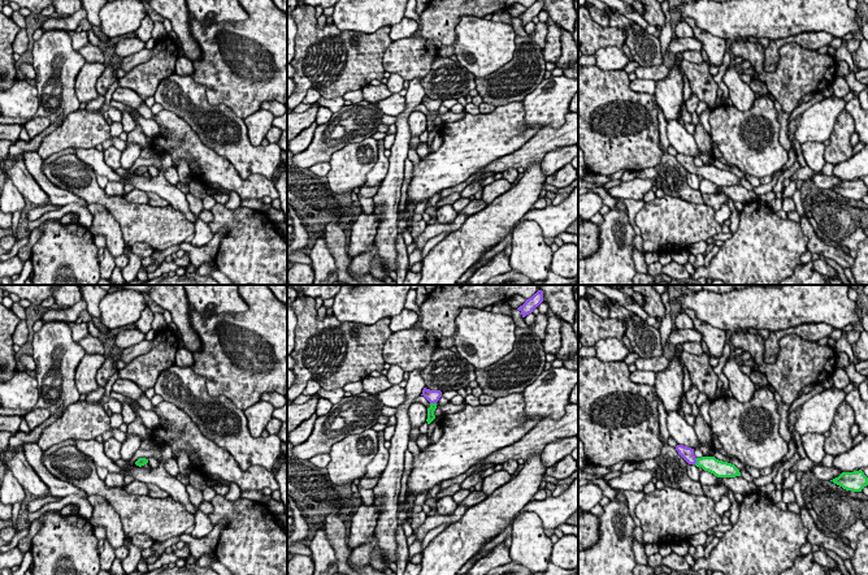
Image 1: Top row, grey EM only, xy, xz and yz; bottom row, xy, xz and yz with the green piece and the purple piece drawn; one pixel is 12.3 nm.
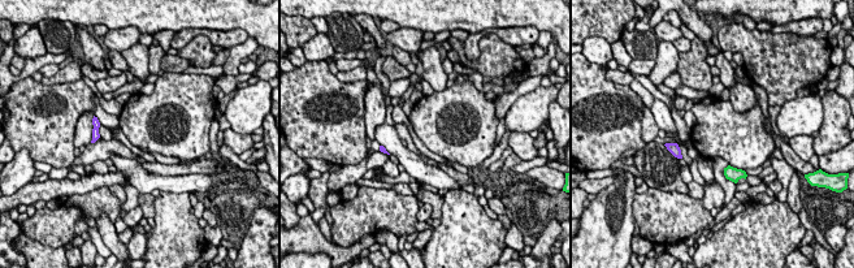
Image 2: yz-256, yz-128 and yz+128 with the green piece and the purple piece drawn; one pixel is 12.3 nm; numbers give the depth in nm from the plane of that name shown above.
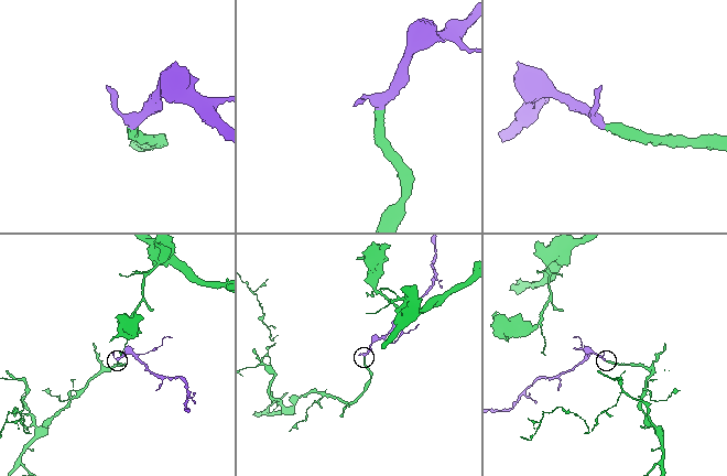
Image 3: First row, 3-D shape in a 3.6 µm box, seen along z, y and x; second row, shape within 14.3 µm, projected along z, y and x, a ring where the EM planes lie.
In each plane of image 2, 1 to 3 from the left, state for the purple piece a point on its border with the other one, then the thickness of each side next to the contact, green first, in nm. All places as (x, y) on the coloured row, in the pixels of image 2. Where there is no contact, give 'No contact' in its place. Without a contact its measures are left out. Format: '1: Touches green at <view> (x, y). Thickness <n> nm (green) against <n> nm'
1: No contact
2: No contact
3: No contact

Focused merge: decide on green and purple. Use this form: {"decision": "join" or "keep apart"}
{"decision": "join"}

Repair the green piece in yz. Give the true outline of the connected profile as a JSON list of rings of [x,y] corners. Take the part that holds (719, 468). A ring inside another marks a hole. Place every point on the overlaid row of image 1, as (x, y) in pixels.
[[[677,445],[676,450],[689,464],[695,464],[696,467],[702,467],[704,471],[708,471],[717,477],[741,476],[739,470],[732,463],[719,461],[715,457],[696,458],[694,455],[694,449],[683,445]]]

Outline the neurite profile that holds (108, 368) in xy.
[[[112,356],[105,358],[105,362],[101,364],[96,373],[96,382],[100,388],[104,388],[109,380],[109,377],[118,372],[114,366],[114,359]]]

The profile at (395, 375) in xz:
[[[391,364],[386,377],[392,385],[399,385],[404,380],[404,371],[399,366]]]

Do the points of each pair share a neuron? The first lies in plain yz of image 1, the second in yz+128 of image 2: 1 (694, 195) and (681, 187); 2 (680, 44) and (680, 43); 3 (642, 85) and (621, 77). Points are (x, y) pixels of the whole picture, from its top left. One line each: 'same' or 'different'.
1: same
2: different
3: same

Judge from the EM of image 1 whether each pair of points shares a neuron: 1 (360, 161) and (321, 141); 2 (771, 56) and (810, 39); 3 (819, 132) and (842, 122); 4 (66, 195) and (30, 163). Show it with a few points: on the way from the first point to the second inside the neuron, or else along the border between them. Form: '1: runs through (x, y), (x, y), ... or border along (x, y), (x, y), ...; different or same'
1: border along (367, 138), (338, 148), (328, 161); different
2: runs through (777, 46), (788, 39), (799, 39); same
3: border along (845, 108), (840, 113), (829, 139); different
4: runs through (56, 194), (37, 173); same

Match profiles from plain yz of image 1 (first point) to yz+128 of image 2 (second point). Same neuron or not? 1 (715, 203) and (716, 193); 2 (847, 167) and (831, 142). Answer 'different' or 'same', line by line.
1: different
2: different

